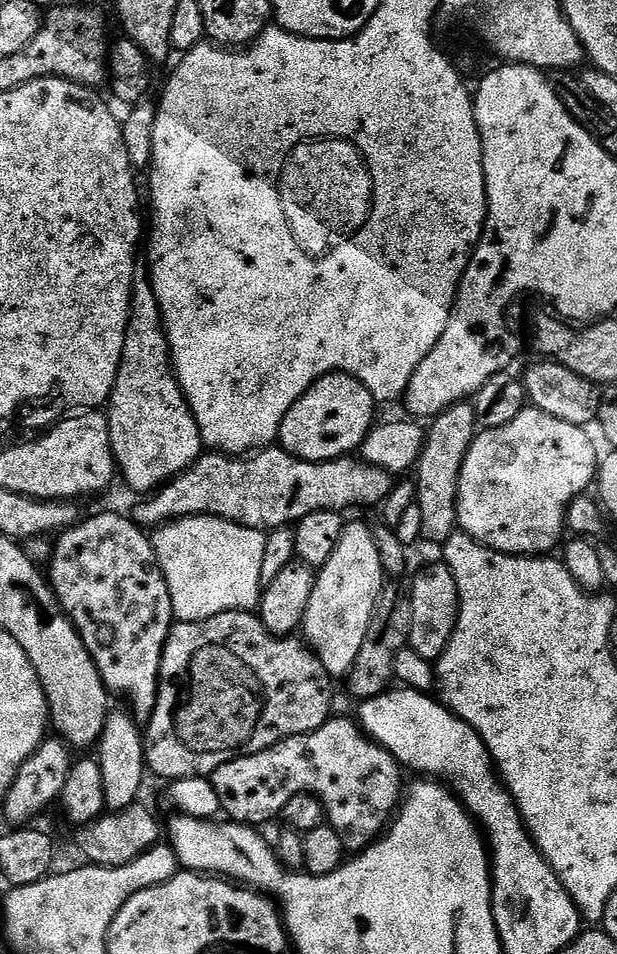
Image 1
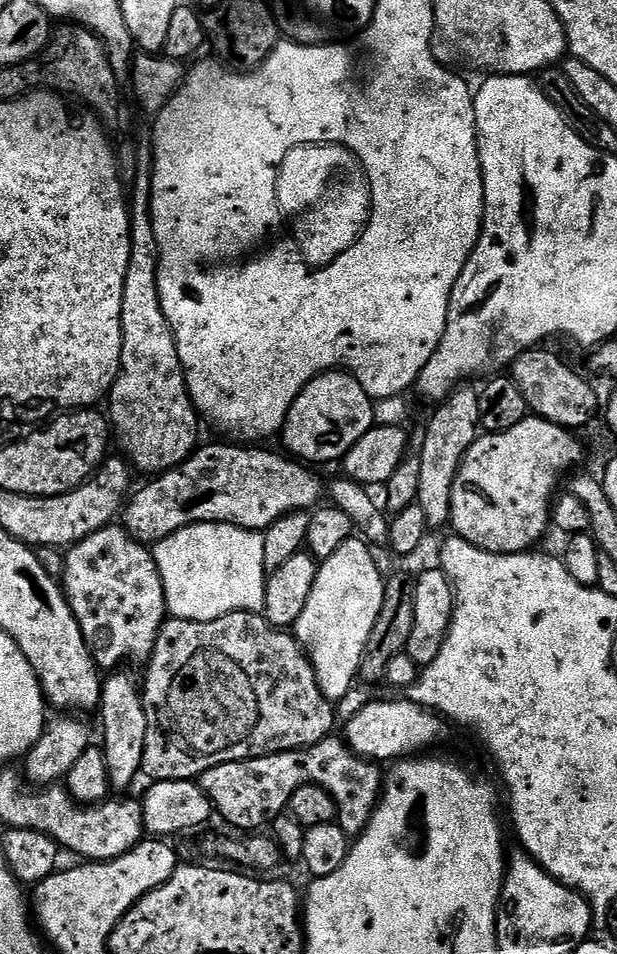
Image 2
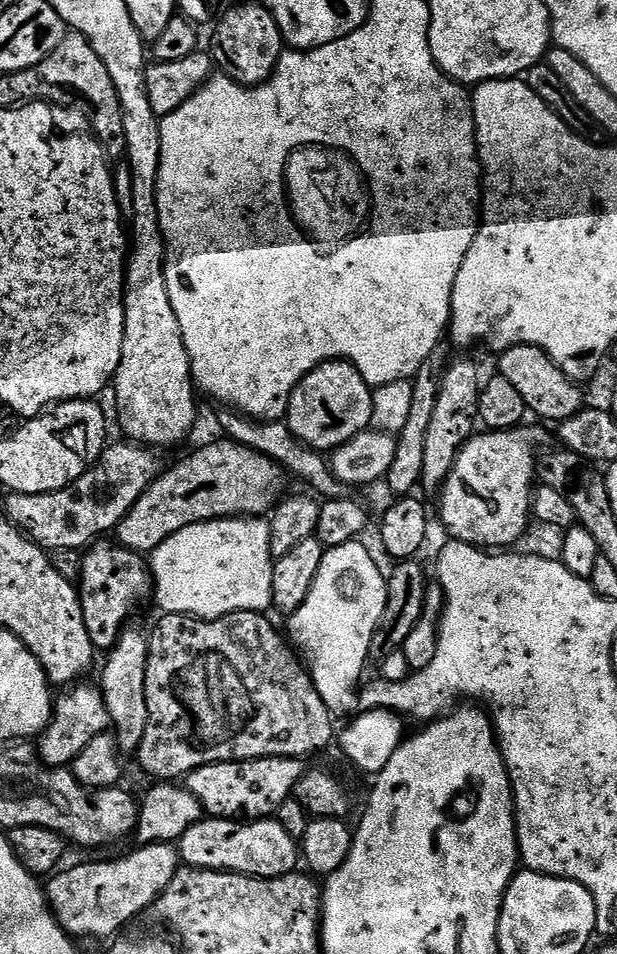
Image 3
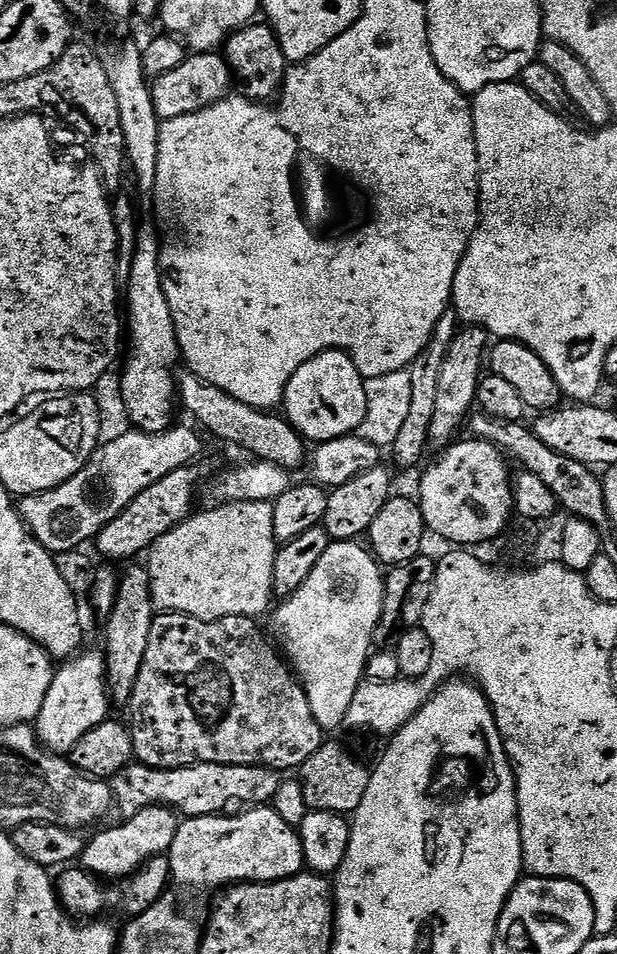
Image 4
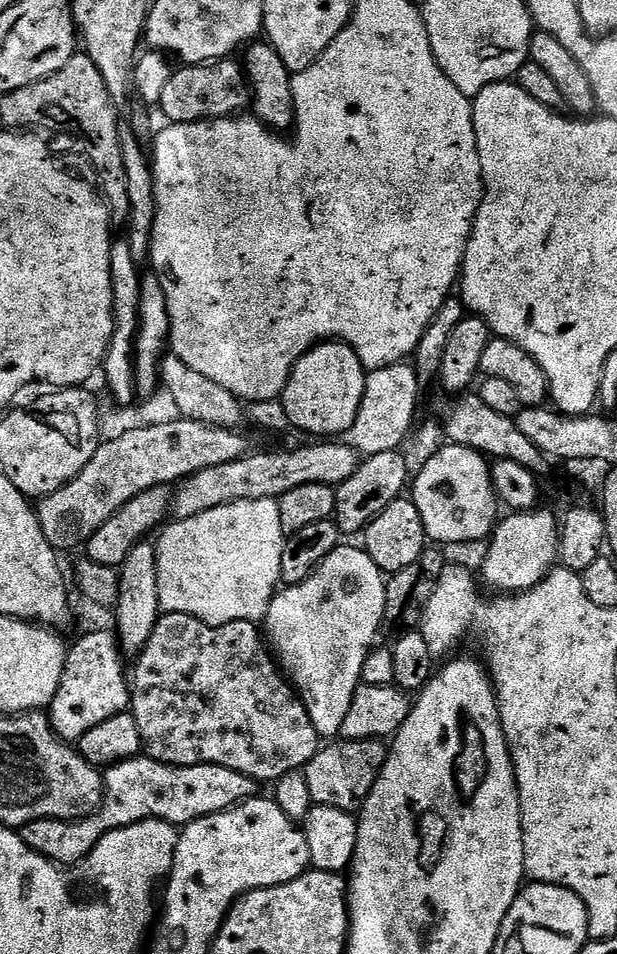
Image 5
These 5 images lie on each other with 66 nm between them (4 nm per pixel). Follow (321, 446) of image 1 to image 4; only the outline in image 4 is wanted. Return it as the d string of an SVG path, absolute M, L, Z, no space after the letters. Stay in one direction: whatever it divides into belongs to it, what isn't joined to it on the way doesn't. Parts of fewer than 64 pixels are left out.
M329 350L310 358L290 378L282 401L283 415L305 441L324 444L327 440L353 435L366 417L365 379L347 352Z

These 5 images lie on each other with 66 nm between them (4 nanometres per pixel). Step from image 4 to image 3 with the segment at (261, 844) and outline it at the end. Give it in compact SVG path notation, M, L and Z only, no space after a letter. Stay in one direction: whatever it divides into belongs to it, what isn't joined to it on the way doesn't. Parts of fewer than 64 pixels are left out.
M204 818L191 836L196 843L196 853L190 860L191 867L194 868L266 877L285 876L298 868L298 842L290 838L290 834L286 834L286 830L282 830L282 826L274 818L247 822Z

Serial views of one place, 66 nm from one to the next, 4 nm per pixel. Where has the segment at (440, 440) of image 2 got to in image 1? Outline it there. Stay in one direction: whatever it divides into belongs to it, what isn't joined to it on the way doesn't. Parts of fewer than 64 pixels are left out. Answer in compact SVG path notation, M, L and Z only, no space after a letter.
M461 402L450 406L445 412L431 421L432 429L426 432L424 449L420 455L420 463L414 469L414 483L416 485L416 505L422 510L422 537L425 541L436 546L443 546L447 540L458 531L458 482L462 474L462 462L466 454L470 454L470 446L478 434L476 423L476 409L471 403Z

